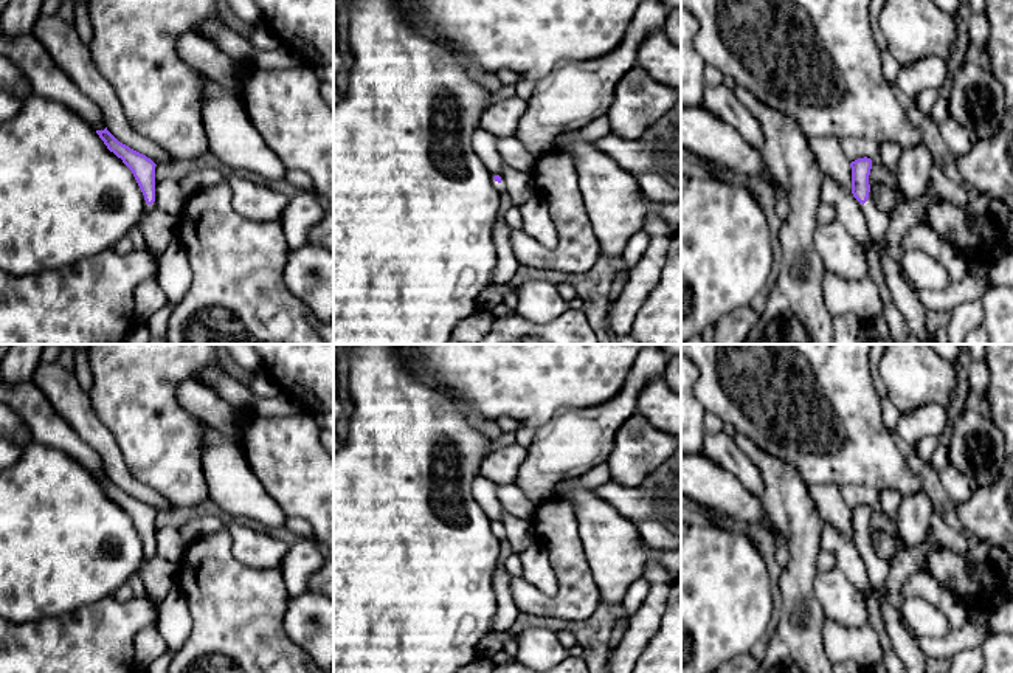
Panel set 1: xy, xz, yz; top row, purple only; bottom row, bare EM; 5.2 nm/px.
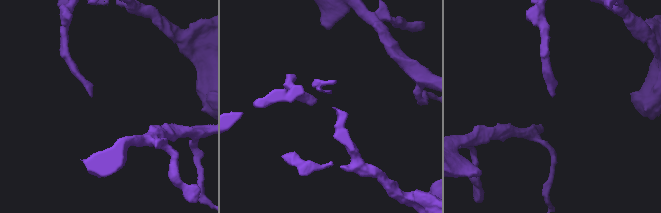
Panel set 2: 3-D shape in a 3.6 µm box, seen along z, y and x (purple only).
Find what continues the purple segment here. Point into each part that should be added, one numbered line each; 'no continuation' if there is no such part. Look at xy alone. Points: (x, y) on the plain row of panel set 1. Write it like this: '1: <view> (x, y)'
no continuation

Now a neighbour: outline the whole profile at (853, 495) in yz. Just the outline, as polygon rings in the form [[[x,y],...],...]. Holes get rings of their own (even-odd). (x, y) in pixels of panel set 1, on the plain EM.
[[[844,485],[844,487],[841,487],[841,495],[850,509],[855,509],[855,507],[864,506],[864,504],[867,504],[870,507],[875,507],[876,504],[880,504],[880,493],[876,493],[870,487]]]

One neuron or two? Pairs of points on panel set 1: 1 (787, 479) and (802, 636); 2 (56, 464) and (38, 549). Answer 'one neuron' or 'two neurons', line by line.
1: one neuron
2: one neuron

